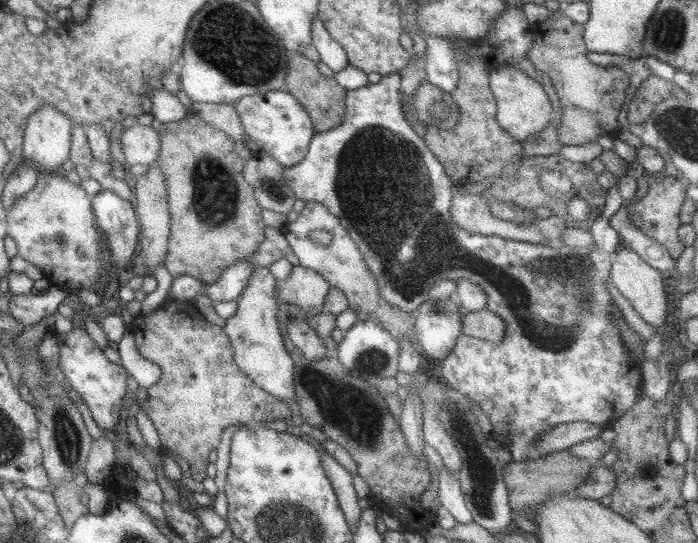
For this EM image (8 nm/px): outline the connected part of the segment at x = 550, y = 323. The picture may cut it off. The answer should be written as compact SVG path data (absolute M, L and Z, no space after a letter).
M393 73L381 77L377 84L368 83L366 86L356 90L346 90L343 122L329 130L315 132L311 137L305 157L299 163L283 169L283 176L291 182L291 189L293 194L295 194L295 198L319 203L329 213L339 219L339 223L343 225L351 240L357 245L359 252L362 254L363 262L365 262L368 270L373 275L377 284L378 296L384 302L387 302L389 306L399 308L405 314L414 314L421 306L421 303L428 300L427 289L438 280L451 279L457 282L459 279L467 279L480 286L480 290L483 290L487 298L485 308L503 319L503 338L501 338L501 342L495 344L495 342L485 342L479 340L479 338L471 338L461 333L457 337L451 352L440 362L440 381L475 401L475 404L487 415L492 426L493 437L498 437L499 439L501 434L503 434L503 440L501 441L508 447L511 460L527 461L541 457L541 454L537 454L535 441L537 441L537 437L541 433L551 429L553 425L583 421L589 422L589 424L607 424L610 426L613 420L617 420L621 414L625 414L627 408L633 406L637 396L641 394L642 370L642 364L637 364L637 361L629 355L629 351L621 345L621 337L619 337L617 325L611 323L611 315L609 314L611 314L611 304L614 303L605 286L605 280L609 276L610 264L613 261L612 254L622 245L618 232L608 223L608 219L624 202L619 195L617 183L607 189L601 215L598 218L593 218L589 225L589 231L593 240L595 240L595 245L589 247L589 249L573 248L565 245L559 248L551 248L539 243L519 242L505 240L504 238L499 238L499 236L483 236L483 234L469 233L467 230L455 226L455 222L451 218L452 186L450 178L445 174L444 166L426 148L424 140L412 130L410 117L403 114L399 93L400 79L401 76L398 73Z

